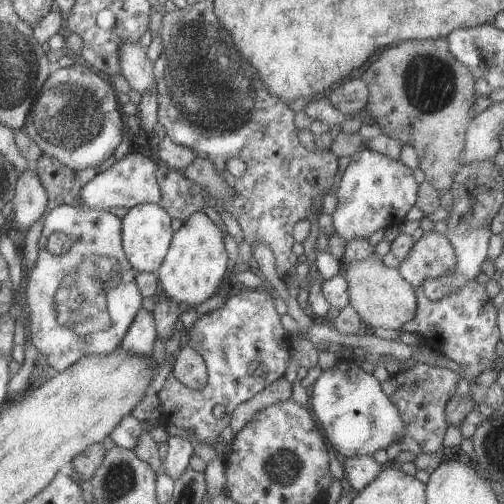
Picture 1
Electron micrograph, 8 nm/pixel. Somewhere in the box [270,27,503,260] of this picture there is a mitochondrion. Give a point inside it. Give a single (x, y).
(429, 82)

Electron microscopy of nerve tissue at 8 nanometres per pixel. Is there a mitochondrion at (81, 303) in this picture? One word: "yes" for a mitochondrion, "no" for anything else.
yes

